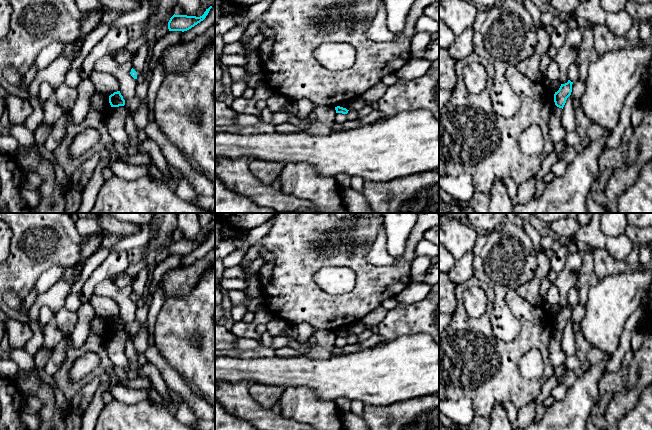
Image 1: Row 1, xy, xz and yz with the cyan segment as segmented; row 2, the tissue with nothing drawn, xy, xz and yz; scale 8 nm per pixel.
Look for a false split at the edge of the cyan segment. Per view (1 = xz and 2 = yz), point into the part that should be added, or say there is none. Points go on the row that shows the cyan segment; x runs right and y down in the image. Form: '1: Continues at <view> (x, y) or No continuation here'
1: No continuation here
2: No continuation here

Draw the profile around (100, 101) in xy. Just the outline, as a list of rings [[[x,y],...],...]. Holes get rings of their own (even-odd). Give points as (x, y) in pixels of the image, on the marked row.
[[[96,91],[96,93],[91,97],[90,107],[101,111],[108,111],[111,107],[109,103],[109,95]]]

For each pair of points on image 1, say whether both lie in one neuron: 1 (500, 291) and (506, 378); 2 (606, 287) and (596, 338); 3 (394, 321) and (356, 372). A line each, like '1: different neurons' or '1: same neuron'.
1: different neurons
2: same neuron
3: different neurons

